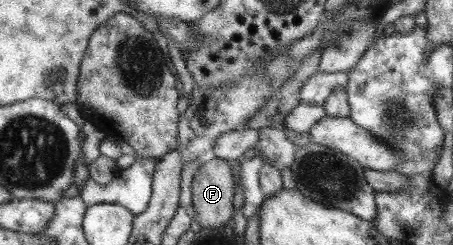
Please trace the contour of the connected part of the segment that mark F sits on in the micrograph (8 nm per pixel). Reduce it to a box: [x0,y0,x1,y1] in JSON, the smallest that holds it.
[191,156,234,229]

